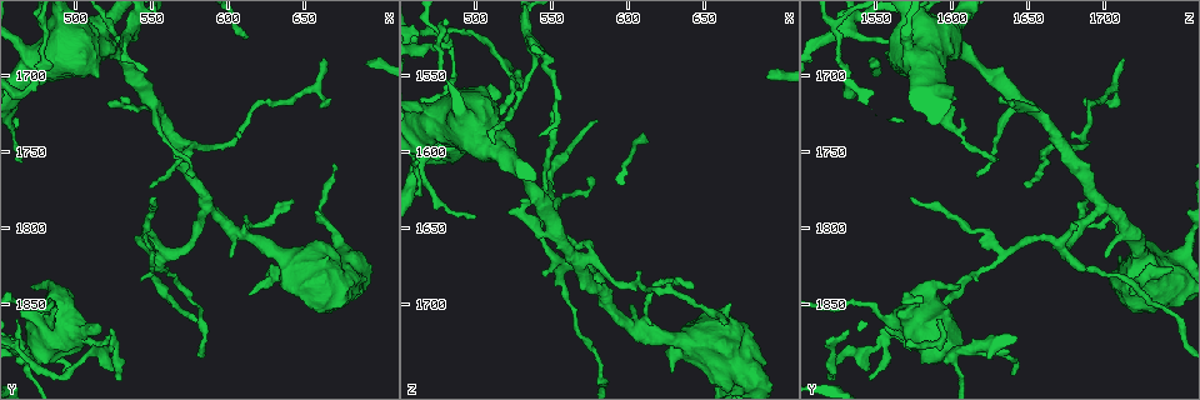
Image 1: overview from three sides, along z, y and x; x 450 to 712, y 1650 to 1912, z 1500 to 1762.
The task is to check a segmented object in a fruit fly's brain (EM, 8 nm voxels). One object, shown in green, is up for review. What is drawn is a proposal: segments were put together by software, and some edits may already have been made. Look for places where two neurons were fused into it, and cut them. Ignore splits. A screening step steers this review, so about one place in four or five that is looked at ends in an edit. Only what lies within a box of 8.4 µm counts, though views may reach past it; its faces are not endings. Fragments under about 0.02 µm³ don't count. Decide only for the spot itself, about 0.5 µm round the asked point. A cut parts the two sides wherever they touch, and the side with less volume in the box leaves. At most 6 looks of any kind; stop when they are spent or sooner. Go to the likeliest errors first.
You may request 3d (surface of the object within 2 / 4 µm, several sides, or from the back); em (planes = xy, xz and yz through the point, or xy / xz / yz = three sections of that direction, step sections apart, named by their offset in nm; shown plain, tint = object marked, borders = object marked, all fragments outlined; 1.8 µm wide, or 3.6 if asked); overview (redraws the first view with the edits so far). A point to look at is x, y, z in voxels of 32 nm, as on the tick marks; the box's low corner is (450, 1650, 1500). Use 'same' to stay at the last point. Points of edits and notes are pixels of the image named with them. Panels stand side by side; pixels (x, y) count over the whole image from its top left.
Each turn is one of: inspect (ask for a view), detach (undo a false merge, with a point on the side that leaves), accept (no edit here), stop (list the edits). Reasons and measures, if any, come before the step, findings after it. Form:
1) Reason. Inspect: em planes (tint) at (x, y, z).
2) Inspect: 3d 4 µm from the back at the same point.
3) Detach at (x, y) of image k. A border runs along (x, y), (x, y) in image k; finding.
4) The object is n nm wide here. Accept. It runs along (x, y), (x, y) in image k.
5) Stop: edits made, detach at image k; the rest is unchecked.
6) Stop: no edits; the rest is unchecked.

Three-way junction. Inspect: em planes (tint) at (558, 1818, 1674).

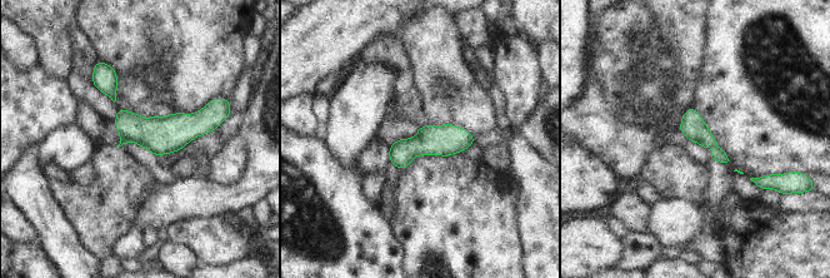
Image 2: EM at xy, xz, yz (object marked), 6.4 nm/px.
Accept. It runs along (213, 120), (184, 128), (118, 123) in image 2; continuous, no second neuron.

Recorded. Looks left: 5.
Calibre changes. Inspect: em 3.6 µm planes (borders) at (478, 1858, 1574).

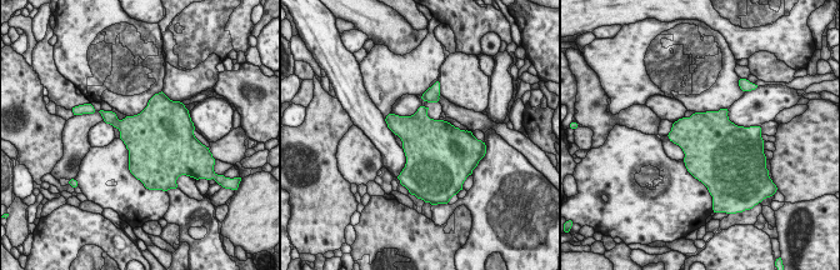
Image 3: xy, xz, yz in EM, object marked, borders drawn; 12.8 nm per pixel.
Accept. Continuous, no second neuron.

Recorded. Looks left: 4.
Two arms in line, one across. Inspect: em planes (borders) at (566, 1742, 1670).

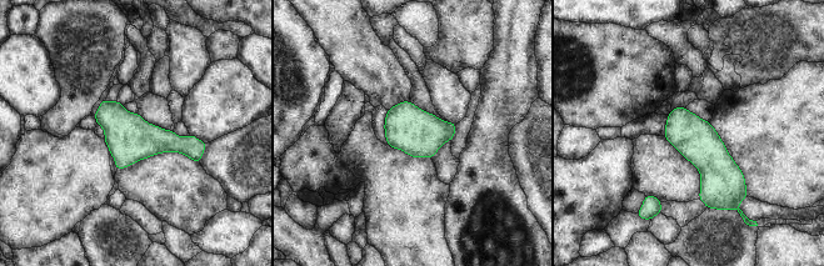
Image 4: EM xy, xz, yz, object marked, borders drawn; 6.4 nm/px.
Accept. All the same neuron.

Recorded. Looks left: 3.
Stop: no edits; the rest is unchecked.

